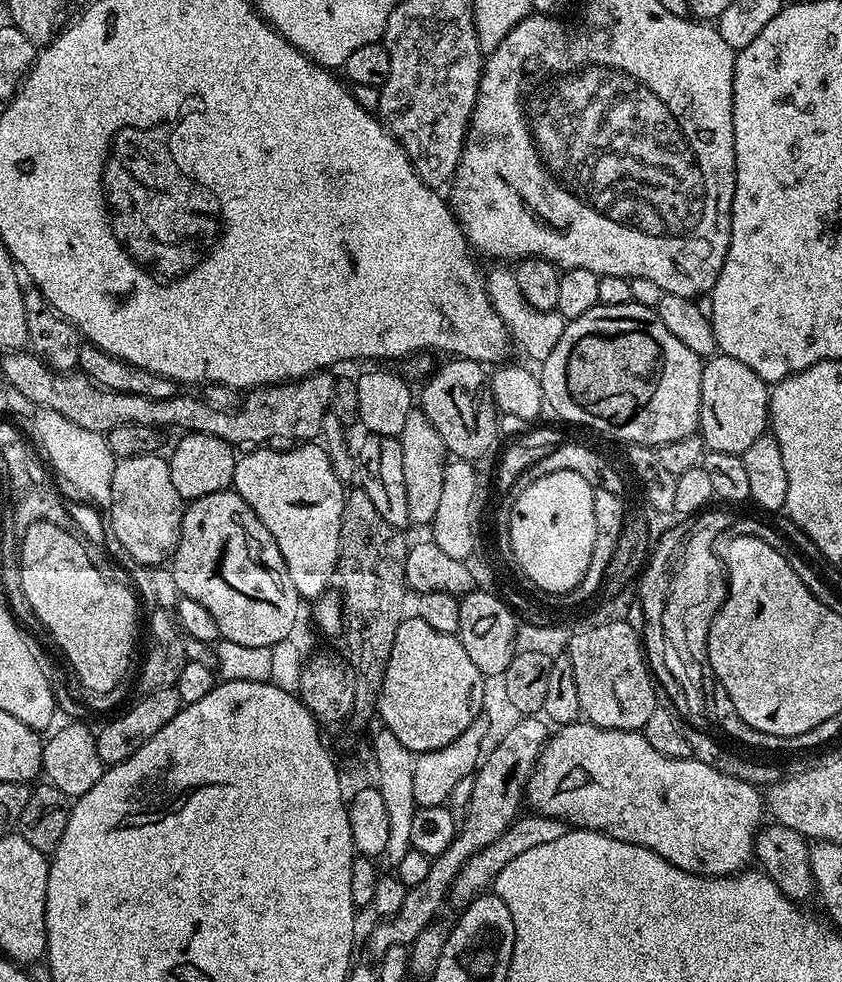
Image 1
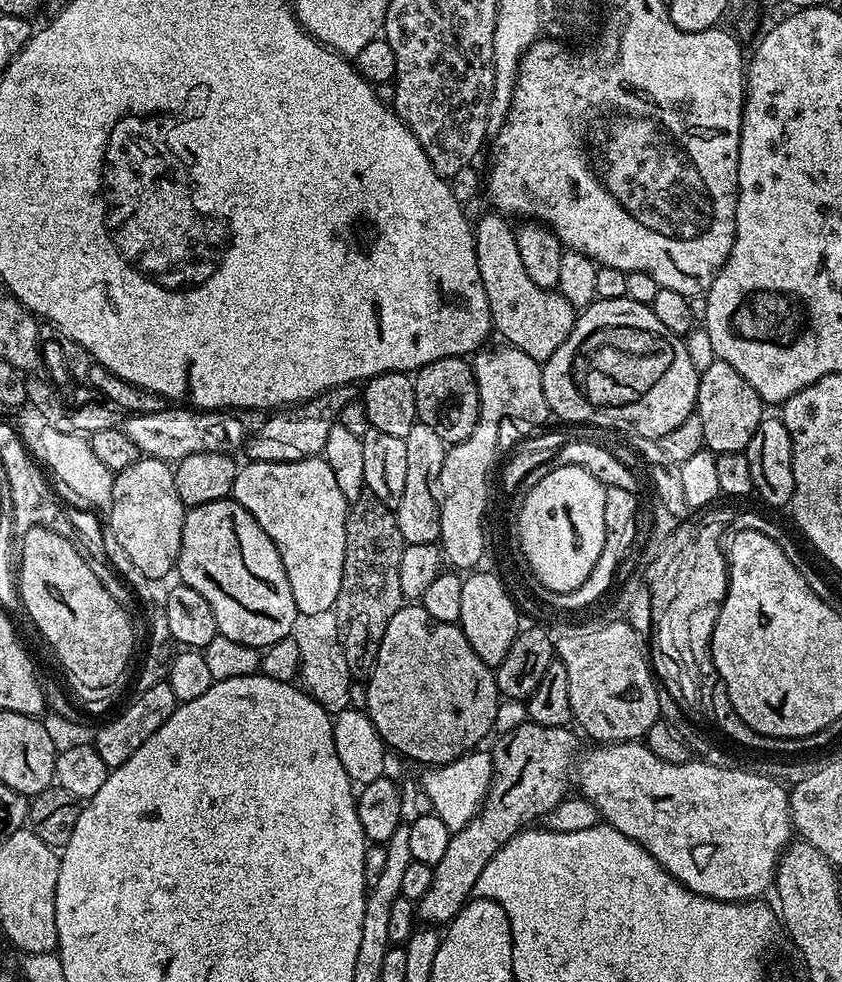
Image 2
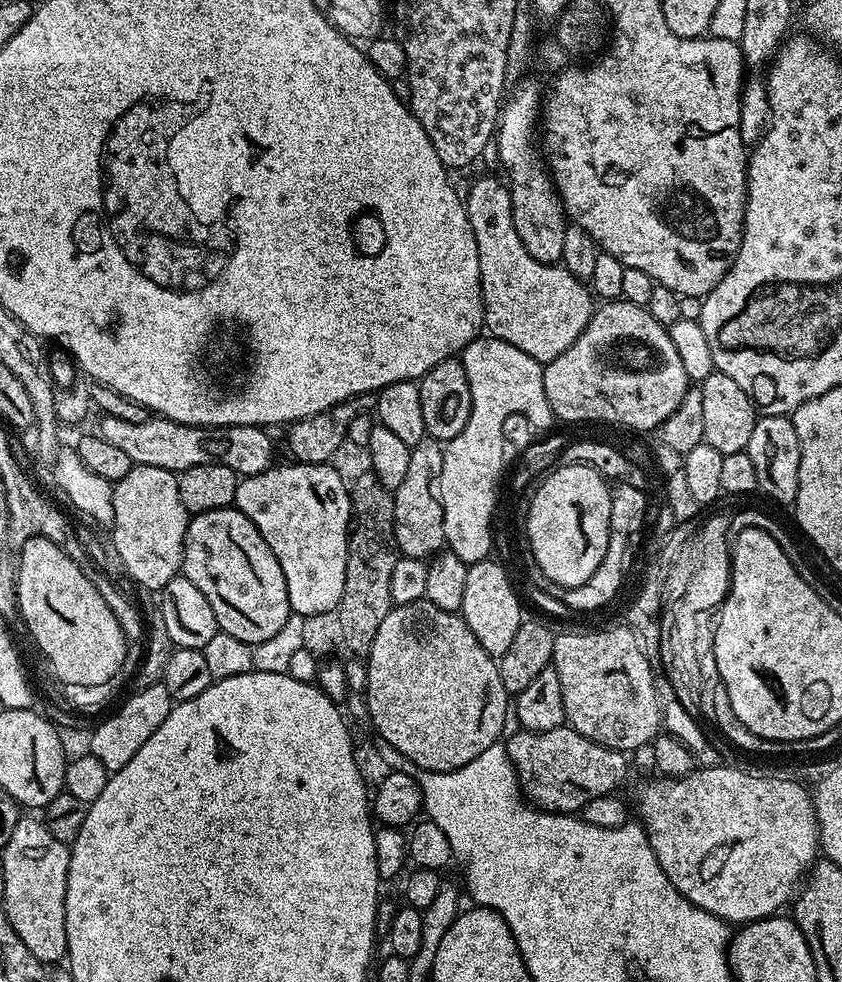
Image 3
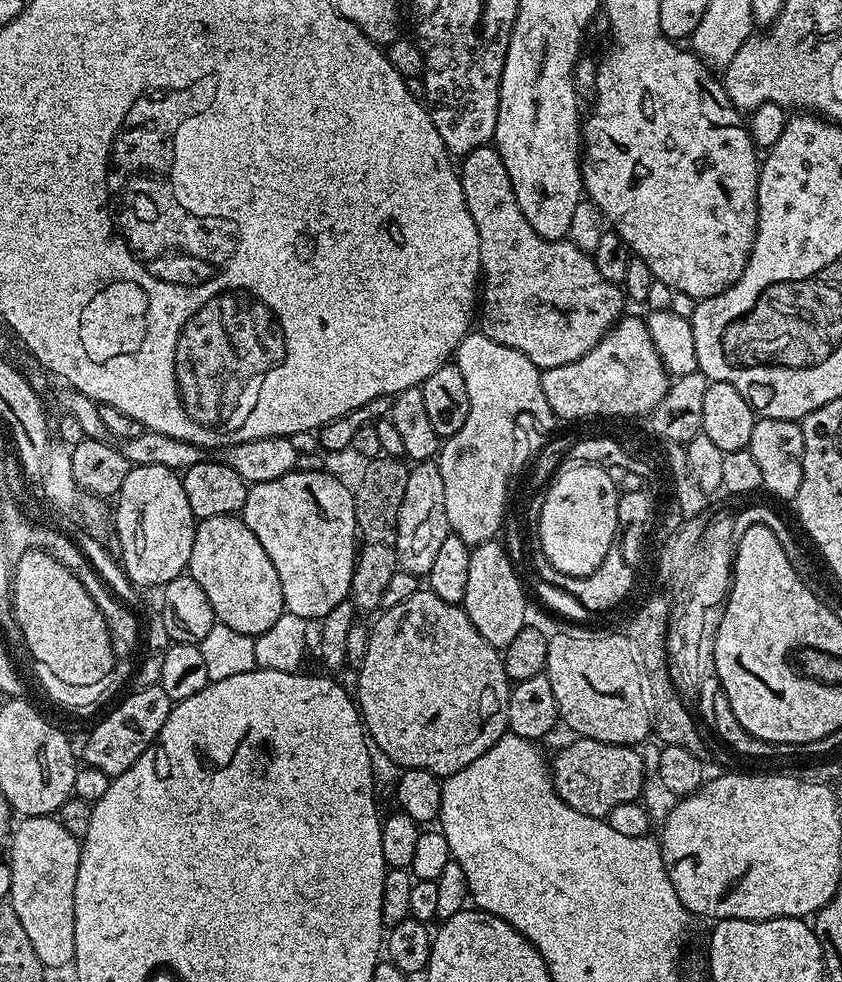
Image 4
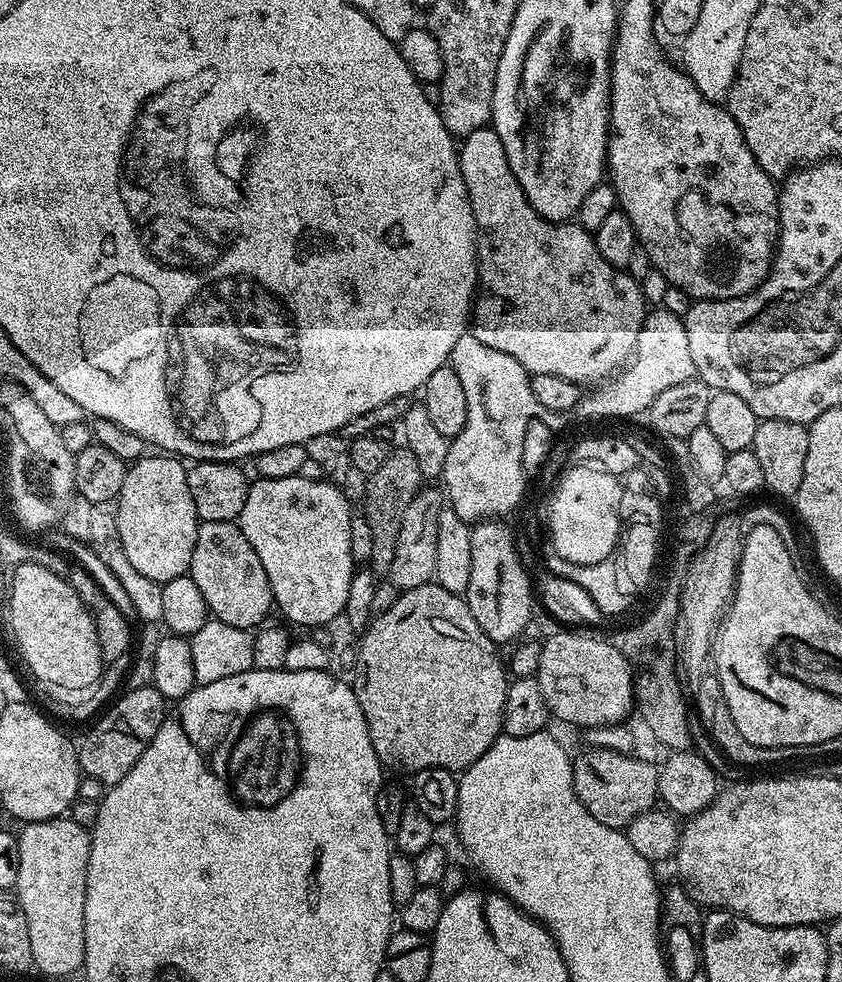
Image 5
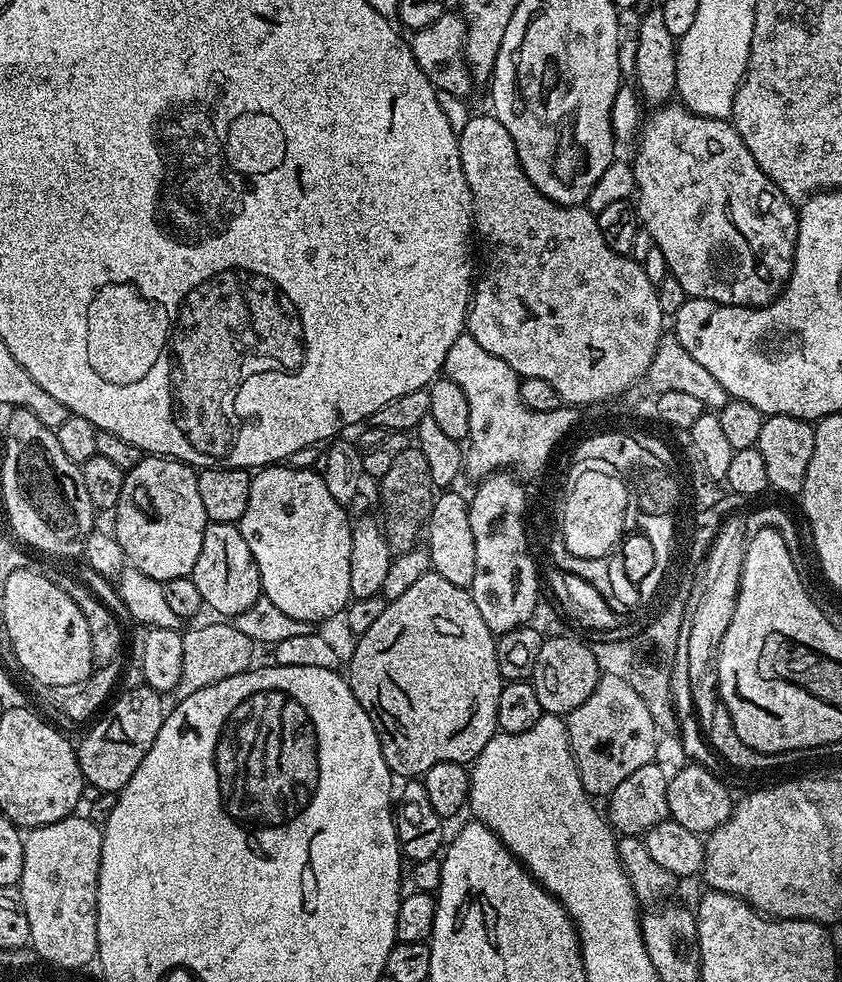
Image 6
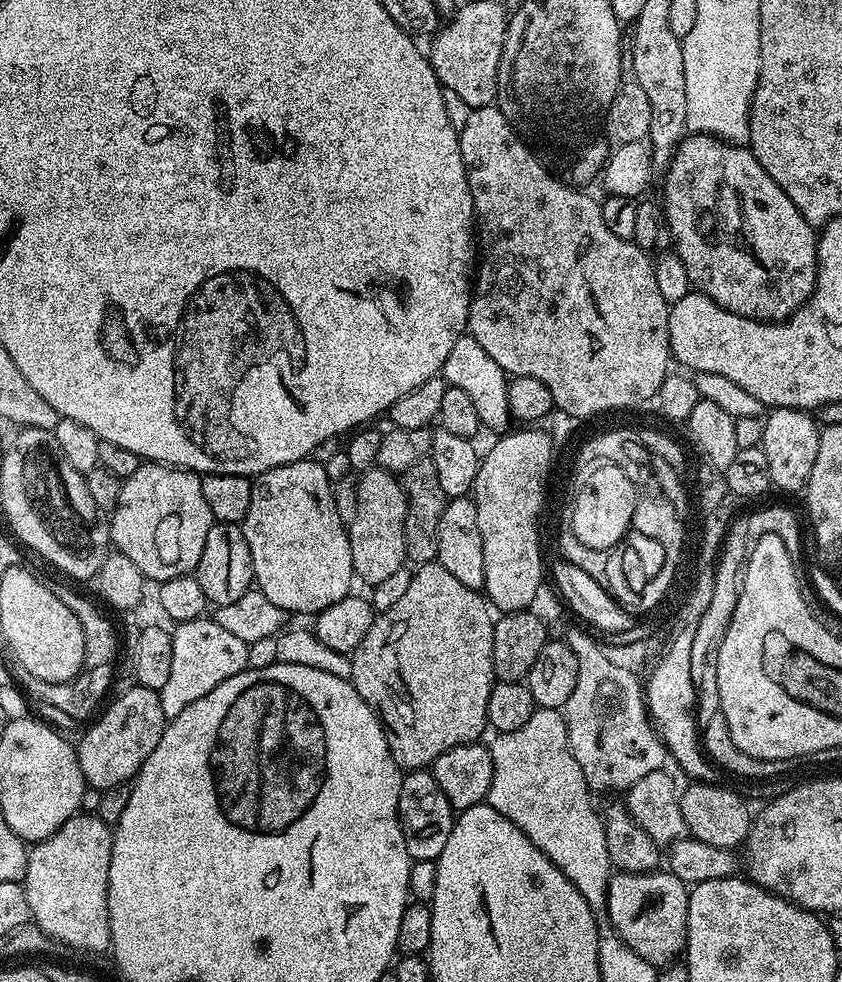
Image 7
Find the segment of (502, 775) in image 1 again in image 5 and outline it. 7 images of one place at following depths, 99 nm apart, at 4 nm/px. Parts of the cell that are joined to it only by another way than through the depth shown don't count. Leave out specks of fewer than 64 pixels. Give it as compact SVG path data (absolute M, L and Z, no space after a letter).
M589 747L574 760L576 793L580 801L602 822L624 830L631 820L644 811L655 809L660 795L660 769L648 760L639 760L635 754L616 752L614 749Z

